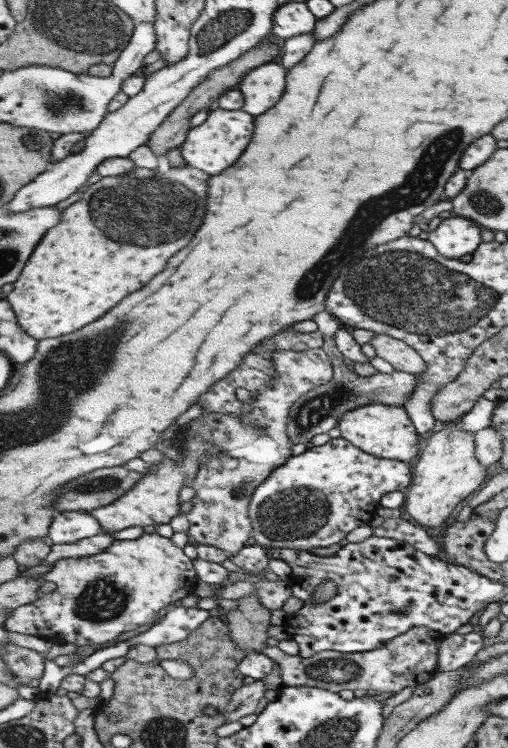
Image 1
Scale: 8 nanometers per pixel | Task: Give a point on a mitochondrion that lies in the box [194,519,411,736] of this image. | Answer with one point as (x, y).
(336, 672)

